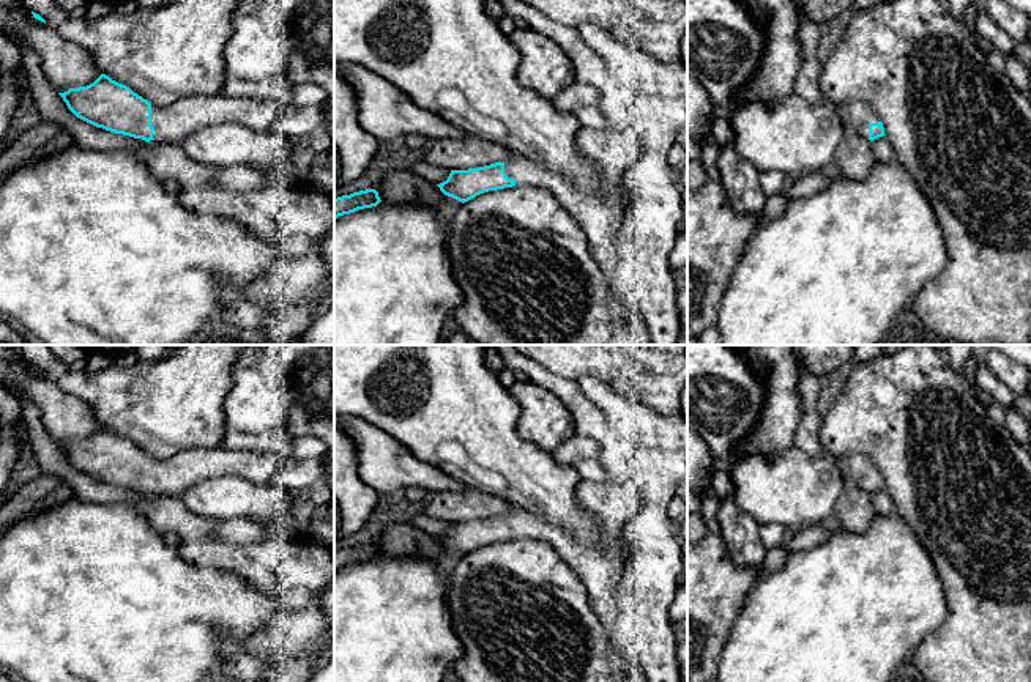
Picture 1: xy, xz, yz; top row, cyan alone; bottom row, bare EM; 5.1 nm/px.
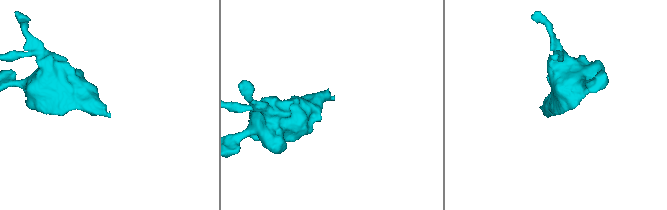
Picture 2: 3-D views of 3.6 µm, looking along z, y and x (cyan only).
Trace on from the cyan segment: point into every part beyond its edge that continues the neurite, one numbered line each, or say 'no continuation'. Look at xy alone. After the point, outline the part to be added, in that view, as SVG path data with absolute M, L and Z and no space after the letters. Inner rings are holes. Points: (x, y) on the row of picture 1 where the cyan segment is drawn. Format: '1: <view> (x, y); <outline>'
1: xy (169, 123); M224 95L189 96L167 107L151 106L153 139L181 146L184 131L236 123L257 132L274 129L281 113L277 104Z

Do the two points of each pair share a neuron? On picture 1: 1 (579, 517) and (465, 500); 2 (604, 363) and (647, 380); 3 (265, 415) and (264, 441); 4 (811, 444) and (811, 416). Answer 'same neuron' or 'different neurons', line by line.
1: different neurons
2: same neuron
3: different neurons
4: same neuron

